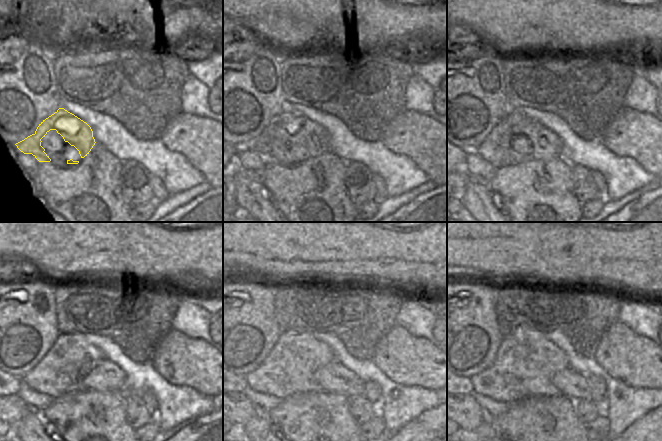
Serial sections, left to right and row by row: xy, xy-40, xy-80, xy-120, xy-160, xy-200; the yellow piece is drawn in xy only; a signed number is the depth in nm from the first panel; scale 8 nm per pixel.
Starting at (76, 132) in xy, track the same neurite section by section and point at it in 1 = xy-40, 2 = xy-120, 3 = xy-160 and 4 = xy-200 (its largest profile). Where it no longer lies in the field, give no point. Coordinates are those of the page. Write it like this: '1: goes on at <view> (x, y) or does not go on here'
1: goes on at xy-40 (300, 130)
2: goes on at xy-120 (105, 376)
3: goes on at xy-160 (334, 377)
4: goes on at xy-200 (570, 383)

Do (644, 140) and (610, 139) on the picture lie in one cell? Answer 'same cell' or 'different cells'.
same cell

